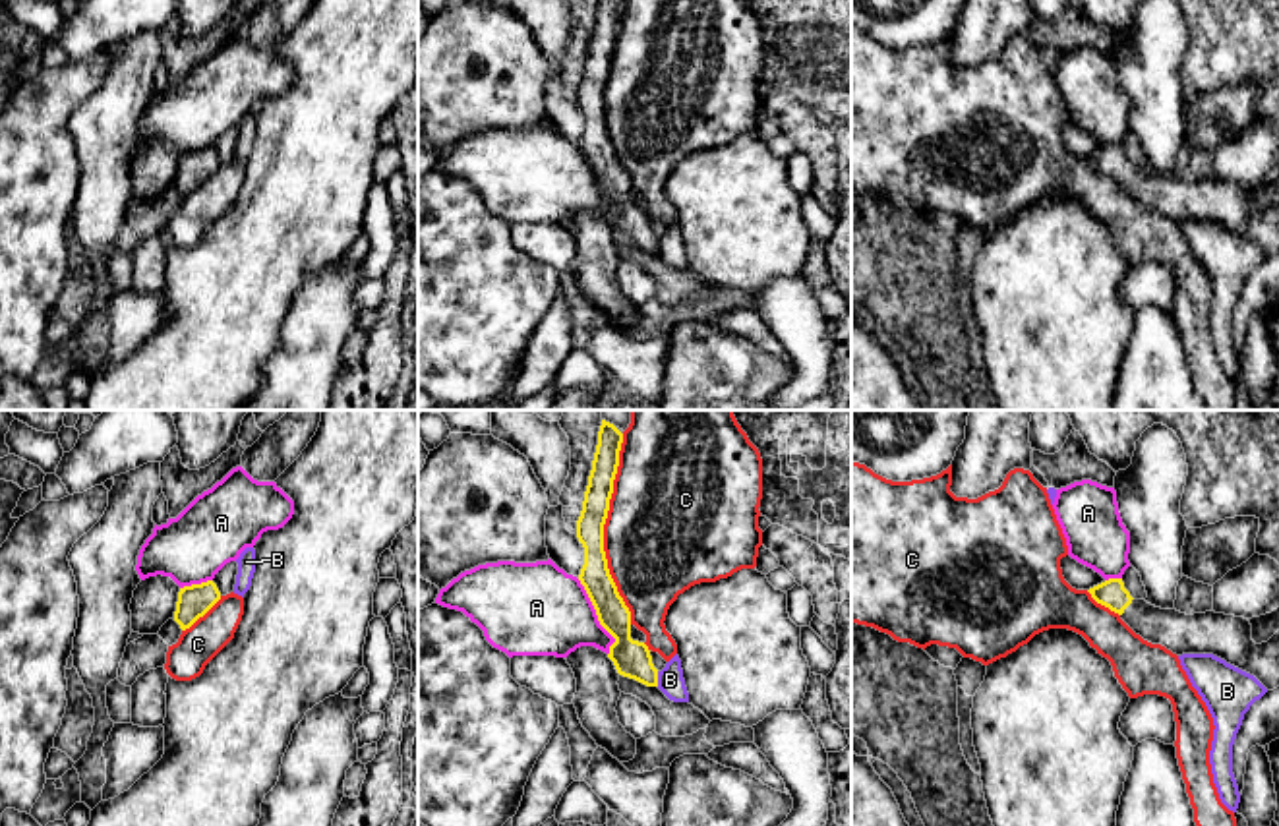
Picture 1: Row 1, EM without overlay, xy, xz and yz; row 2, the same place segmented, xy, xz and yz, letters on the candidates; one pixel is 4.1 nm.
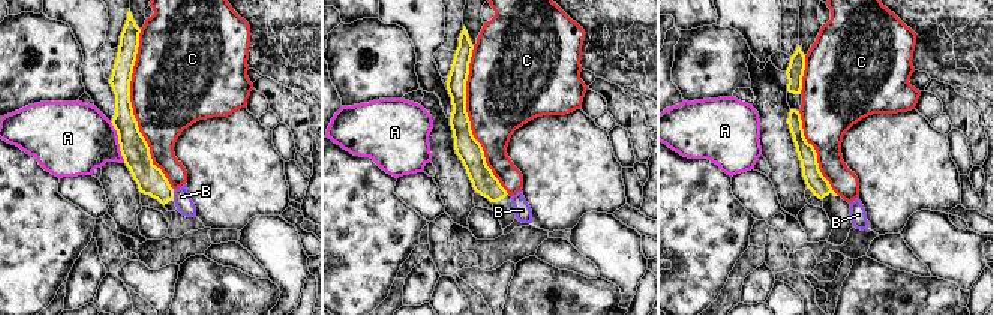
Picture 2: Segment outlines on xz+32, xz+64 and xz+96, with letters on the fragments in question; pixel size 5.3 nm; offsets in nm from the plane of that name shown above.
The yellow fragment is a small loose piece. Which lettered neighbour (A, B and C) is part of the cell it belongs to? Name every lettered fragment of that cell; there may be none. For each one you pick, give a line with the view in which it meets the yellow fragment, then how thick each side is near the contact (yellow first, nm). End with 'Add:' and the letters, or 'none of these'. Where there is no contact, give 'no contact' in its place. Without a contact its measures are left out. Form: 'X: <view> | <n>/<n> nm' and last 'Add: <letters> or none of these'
Add: none of these

